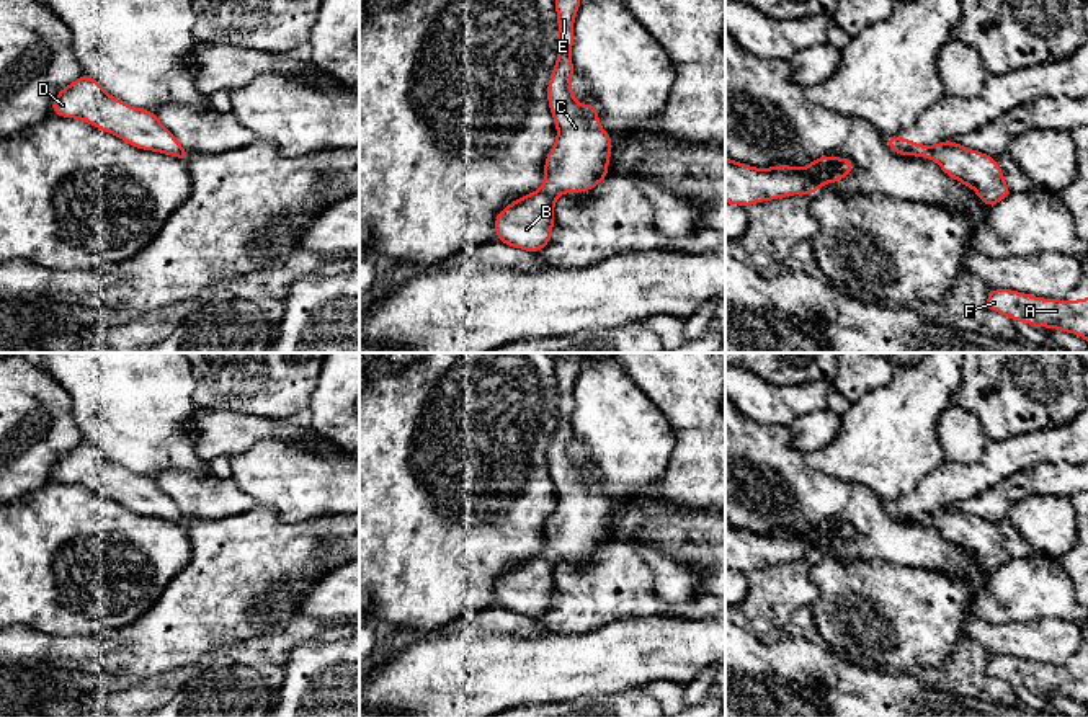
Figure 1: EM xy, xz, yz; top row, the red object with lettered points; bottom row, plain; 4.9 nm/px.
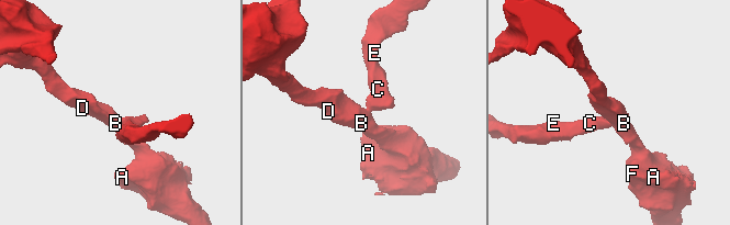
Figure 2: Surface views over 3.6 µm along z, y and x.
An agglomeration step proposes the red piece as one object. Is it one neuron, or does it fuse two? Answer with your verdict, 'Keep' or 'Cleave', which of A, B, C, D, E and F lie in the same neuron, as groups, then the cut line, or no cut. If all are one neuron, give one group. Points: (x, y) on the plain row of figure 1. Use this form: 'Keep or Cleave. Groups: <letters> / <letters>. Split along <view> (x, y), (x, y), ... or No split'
Cleave. Groups: A B D F / C E. Split along xz (541, 556), (554, 564)

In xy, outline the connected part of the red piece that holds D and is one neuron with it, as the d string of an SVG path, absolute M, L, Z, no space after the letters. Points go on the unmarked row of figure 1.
M87 439L56 461L51 479L83 485L140 516L160 518L183 526L185 514L158 487L155 477L134 474L116 465Z

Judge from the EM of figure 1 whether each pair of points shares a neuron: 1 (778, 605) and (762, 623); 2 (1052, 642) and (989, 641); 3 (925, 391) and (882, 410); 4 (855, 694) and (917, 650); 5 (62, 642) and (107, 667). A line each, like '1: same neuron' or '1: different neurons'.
1: same neuron
2: same neuron
3: same neuron
4: different neurons
5: different neurons

